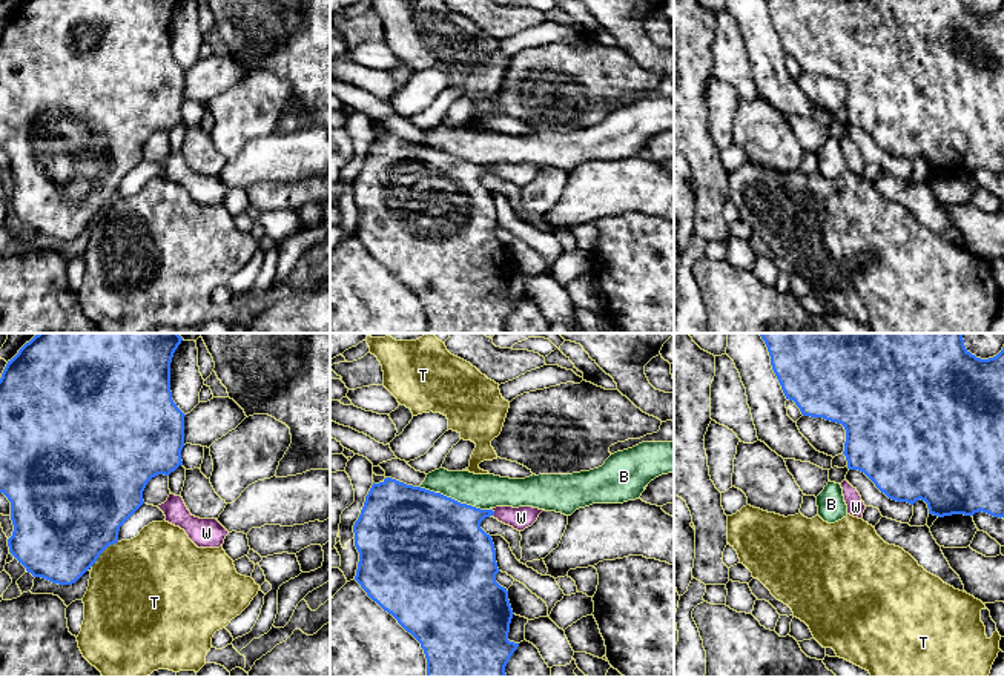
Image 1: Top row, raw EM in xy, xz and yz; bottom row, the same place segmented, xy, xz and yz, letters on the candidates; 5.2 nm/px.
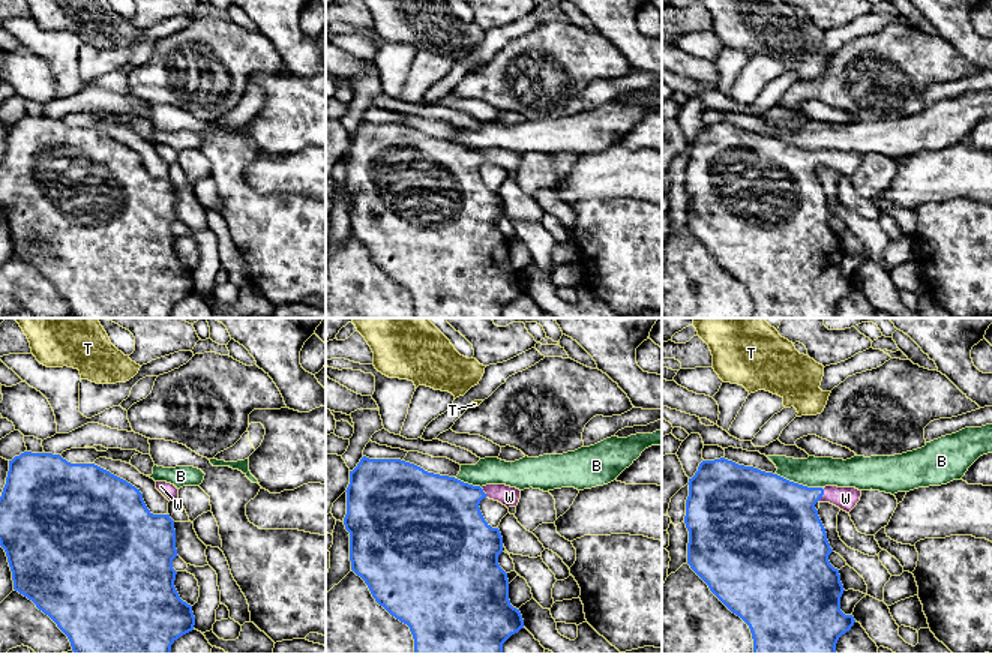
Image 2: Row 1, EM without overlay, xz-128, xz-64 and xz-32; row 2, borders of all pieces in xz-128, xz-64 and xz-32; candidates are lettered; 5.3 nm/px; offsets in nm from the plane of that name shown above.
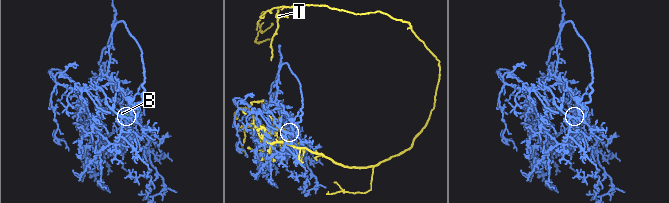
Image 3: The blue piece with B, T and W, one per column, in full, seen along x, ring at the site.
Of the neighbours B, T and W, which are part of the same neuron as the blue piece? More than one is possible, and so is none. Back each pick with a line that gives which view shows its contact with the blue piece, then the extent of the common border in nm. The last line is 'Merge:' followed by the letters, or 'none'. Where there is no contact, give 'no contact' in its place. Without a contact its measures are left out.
W: xz | 50 nm
Merge: W

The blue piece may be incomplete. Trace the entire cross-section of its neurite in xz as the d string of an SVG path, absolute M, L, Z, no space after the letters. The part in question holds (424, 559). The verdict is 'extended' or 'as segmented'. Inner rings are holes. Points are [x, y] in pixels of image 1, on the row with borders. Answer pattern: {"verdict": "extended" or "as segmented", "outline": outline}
{"verdict": "extended", "outline": "M391 477L379 484L373 482L353 525L355 547L359 553L355 580L421 643L427 659L425 677L507 677L505 666L519 643L508 640L513 609L507 588L496 582L499 568L494 543L491 536L481 528L481 522L491 516L523 531L537 520L542 511L533 507L481 510Z"}

